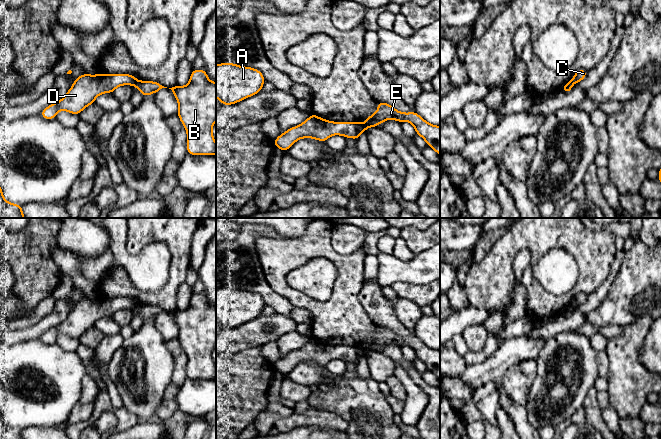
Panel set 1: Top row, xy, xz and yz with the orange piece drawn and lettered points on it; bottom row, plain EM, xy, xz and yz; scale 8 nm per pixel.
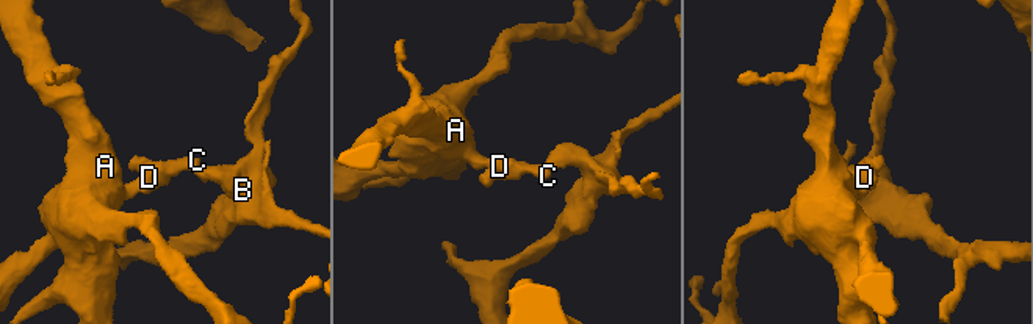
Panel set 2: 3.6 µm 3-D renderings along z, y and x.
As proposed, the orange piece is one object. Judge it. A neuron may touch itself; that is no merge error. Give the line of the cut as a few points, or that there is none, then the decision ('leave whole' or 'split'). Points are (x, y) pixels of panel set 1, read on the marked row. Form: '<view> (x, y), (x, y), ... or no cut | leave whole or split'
xz (360, 124), (364, 129) | split

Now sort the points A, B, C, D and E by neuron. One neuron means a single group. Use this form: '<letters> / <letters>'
A C D / B E

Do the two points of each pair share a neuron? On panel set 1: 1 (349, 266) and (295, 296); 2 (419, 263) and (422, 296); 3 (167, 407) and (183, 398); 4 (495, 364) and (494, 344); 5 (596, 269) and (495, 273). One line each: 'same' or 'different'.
1: same
2: different
3: different
4: different
5: same

